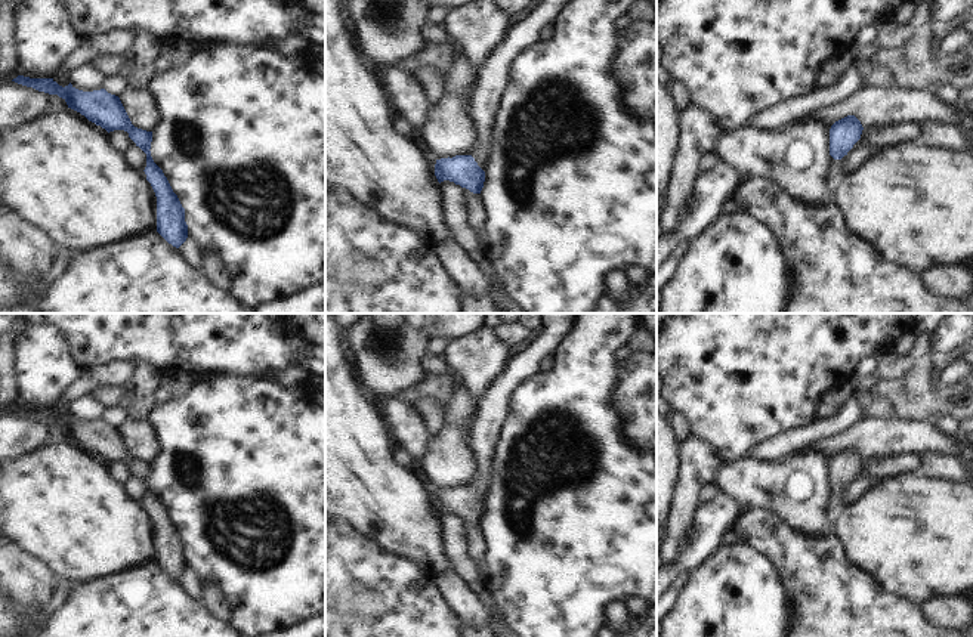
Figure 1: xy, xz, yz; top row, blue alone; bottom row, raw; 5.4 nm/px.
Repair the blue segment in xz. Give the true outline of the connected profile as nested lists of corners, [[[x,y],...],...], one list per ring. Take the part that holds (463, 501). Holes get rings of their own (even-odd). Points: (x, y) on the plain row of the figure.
[[[455,486],[436,491],[435,507],[439,514],[450,511],[463,519],[467,557],[476,565],[479,573],[486,576],[489,572],[488,545],[481,528],[485,503],[472,486]]]

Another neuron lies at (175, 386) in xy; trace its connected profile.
[[[185,372],[161,375],[161,380],[154,390],[155,403],[170,403],[172,401],[185,396],[197,383],[200,383],[200,378],[197,375],[188,375]]]

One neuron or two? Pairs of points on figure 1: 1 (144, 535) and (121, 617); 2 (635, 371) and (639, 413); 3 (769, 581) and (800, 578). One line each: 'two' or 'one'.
1: two
2: one
3: two

